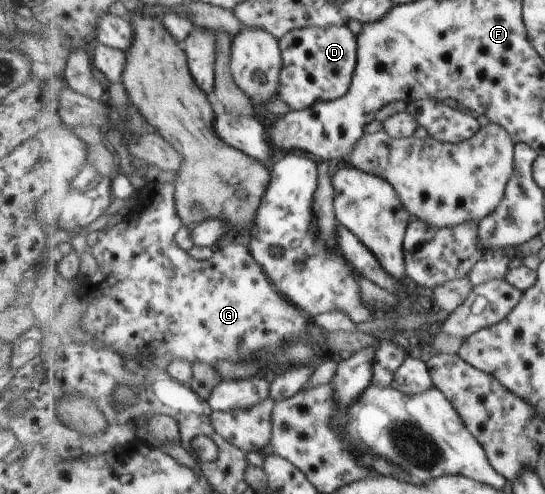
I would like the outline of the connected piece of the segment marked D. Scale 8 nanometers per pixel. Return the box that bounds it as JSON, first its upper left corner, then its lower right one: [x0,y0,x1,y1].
[278,25,358,111]

